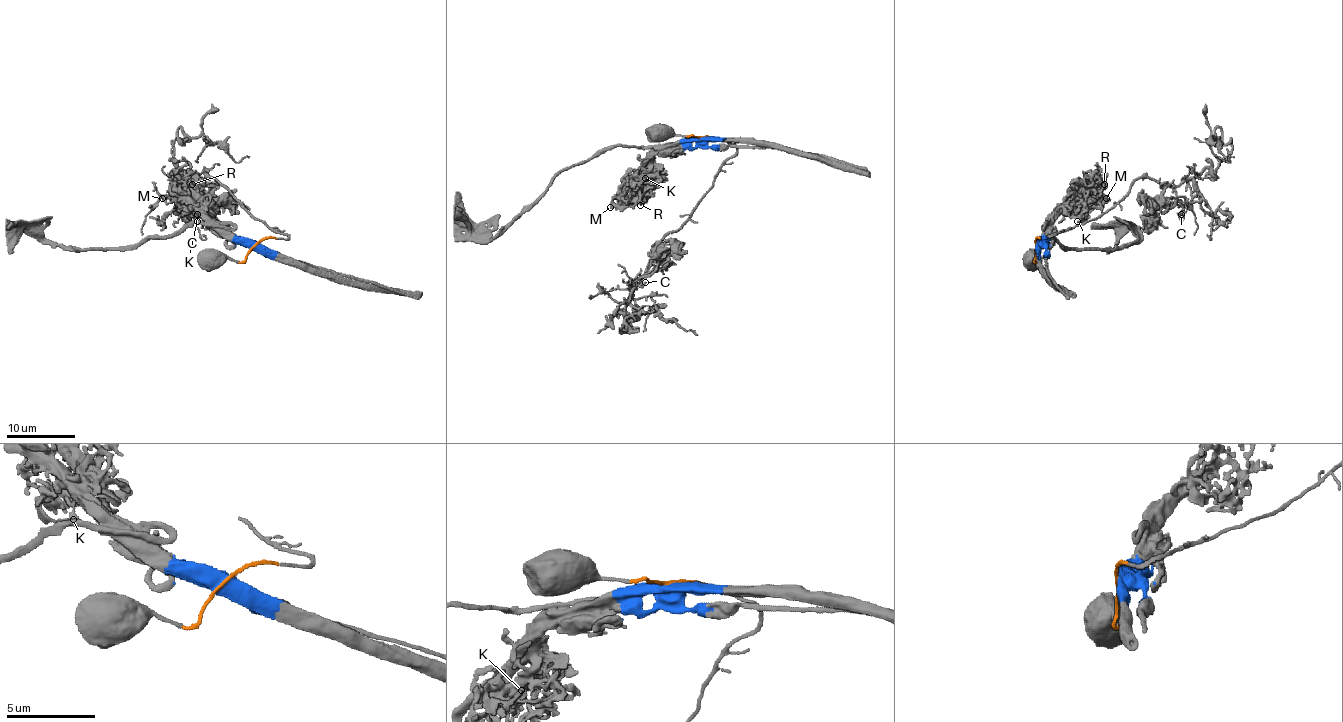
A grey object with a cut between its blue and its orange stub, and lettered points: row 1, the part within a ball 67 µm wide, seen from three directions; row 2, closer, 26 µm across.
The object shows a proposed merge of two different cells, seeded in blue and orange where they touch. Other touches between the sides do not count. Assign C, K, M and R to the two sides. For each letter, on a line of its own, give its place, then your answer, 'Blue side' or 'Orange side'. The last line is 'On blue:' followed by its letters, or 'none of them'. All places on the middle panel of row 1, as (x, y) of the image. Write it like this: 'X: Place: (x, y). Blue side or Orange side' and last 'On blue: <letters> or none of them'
C: Place: (645, 282). Orange side
K: Place: (645, 178). Blue side
M: Place: (610, 207). Blue side
R: Place: (640, 205). Blue side
On blue: K, M, R

